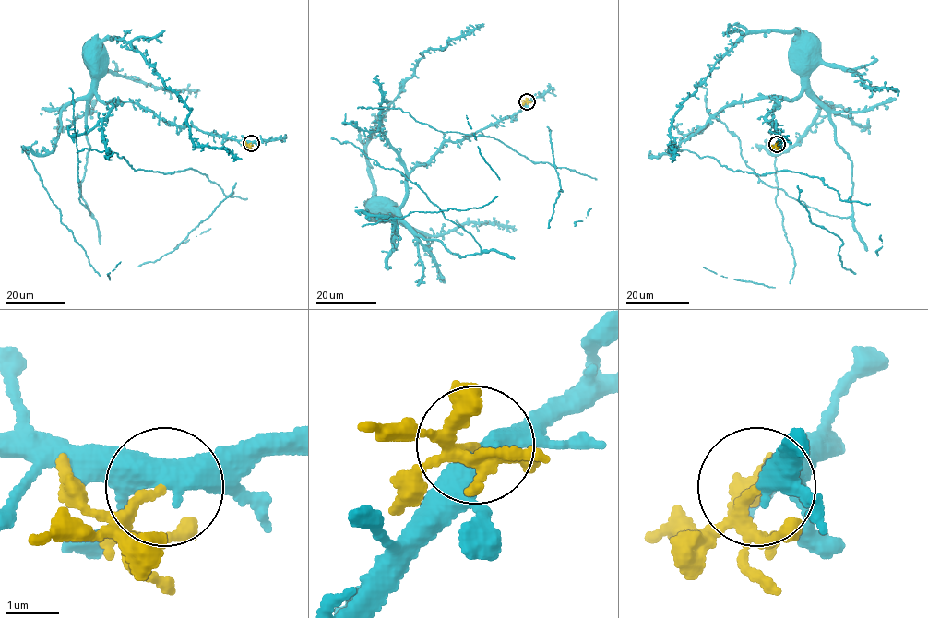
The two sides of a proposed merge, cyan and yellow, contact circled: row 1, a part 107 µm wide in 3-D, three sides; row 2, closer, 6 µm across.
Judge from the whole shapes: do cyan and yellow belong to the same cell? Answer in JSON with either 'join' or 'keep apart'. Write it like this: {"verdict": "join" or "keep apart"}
{"verdict": "keep apart"}

